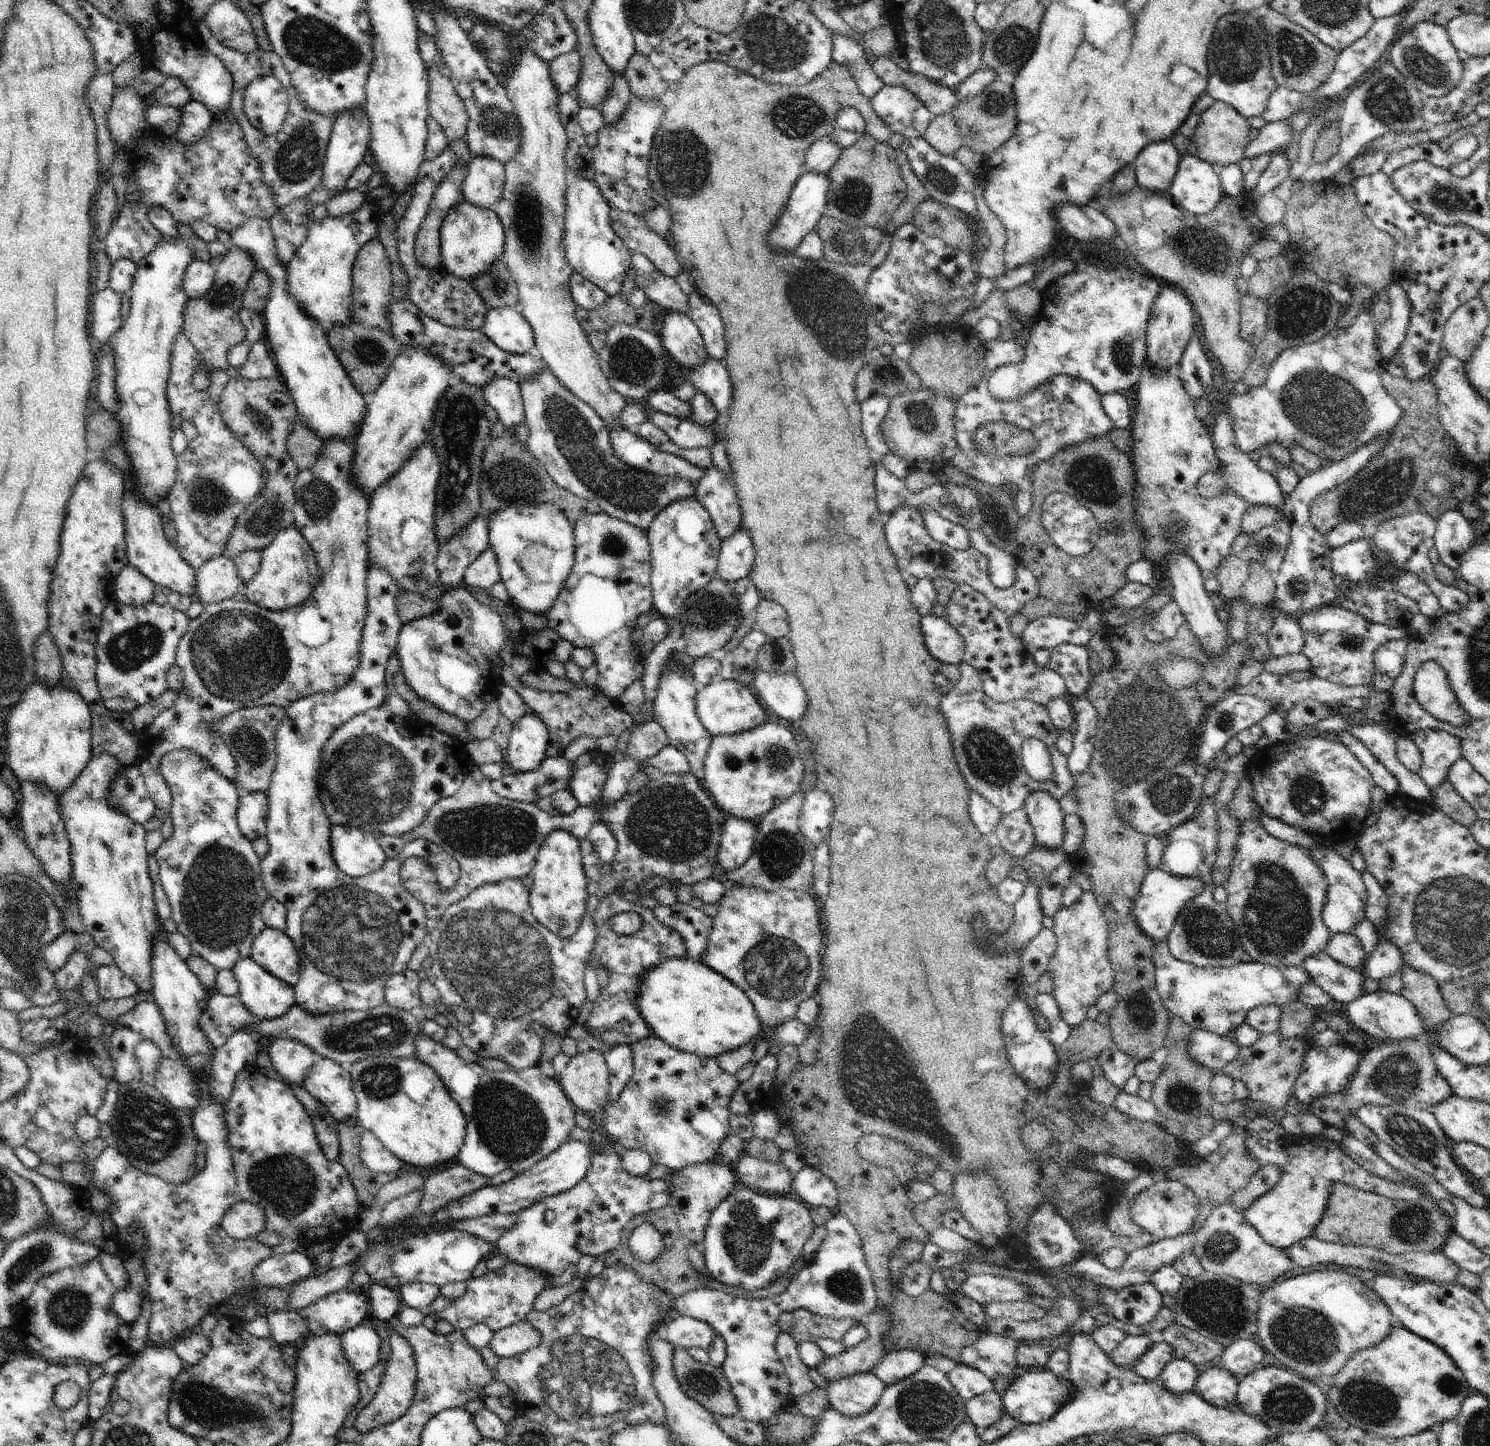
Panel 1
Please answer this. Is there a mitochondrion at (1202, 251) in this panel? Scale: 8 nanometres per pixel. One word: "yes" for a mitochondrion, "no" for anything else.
yes

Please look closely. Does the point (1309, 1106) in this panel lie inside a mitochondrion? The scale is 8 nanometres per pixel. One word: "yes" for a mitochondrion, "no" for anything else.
no

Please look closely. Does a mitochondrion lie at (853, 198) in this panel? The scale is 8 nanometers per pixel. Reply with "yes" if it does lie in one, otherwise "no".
yes

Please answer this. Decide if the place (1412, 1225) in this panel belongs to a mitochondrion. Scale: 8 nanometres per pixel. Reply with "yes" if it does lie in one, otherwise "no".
yes

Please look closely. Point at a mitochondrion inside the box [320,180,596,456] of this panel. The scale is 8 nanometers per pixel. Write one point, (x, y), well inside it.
(368, 351)

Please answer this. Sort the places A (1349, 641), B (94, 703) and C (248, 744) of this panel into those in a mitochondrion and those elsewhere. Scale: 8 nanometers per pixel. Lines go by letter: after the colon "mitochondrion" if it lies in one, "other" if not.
A: mitochondrion
B: other
C: mitochondrion

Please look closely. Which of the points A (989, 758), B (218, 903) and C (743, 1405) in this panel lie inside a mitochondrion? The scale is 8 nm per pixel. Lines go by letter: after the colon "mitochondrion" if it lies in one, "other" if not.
A: mitochondrion
B: mitochondrion
C: other

